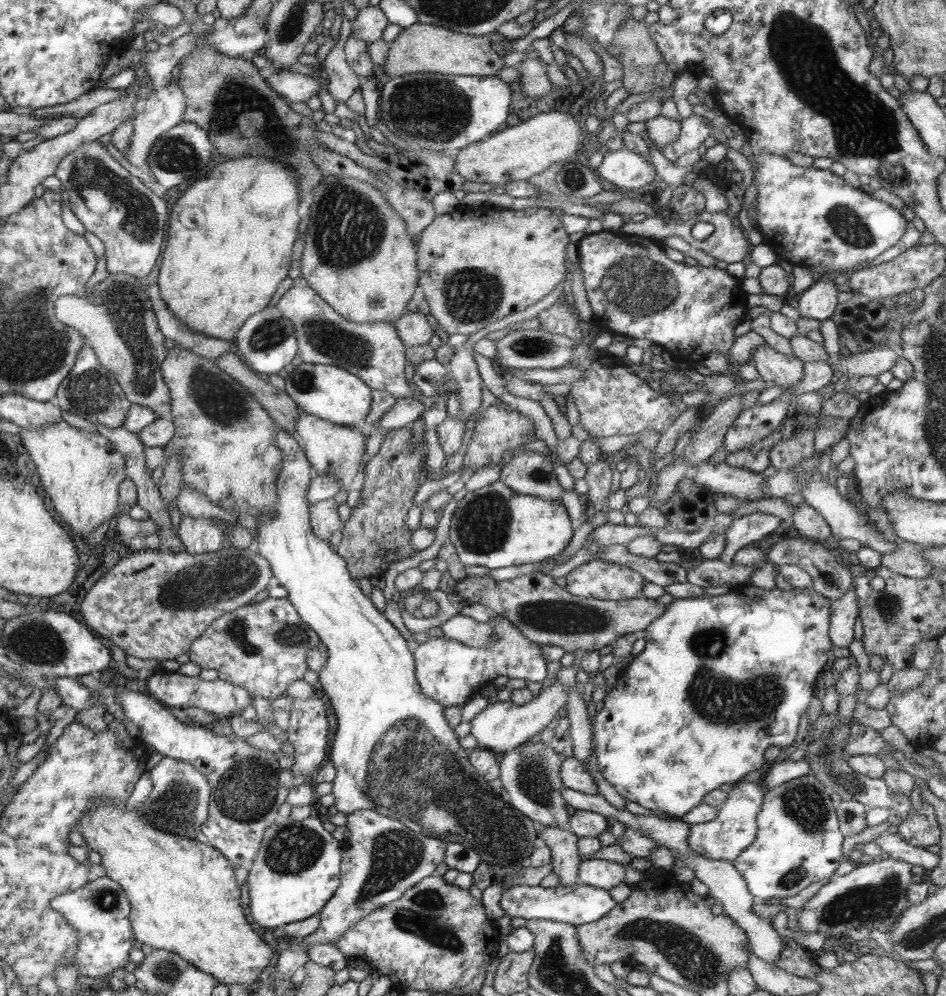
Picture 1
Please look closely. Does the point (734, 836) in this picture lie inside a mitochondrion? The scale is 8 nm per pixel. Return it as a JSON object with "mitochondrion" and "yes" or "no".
{"mitochondrion":"no"}

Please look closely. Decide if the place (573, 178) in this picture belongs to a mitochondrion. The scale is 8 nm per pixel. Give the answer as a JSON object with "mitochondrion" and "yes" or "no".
{"mitochondrion":"yes"}

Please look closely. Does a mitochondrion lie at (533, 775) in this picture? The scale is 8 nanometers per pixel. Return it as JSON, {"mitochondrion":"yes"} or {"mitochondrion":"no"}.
{"mitochondrion":"yes"}

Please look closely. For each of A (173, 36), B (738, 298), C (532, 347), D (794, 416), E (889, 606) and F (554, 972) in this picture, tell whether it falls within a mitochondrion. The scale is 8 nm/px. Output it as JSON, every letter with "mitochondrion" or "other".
{"A":"other","B":"other","C":"mitochondrion","D":"other","E":"mitochondrion","F":"mitochondrion"}

